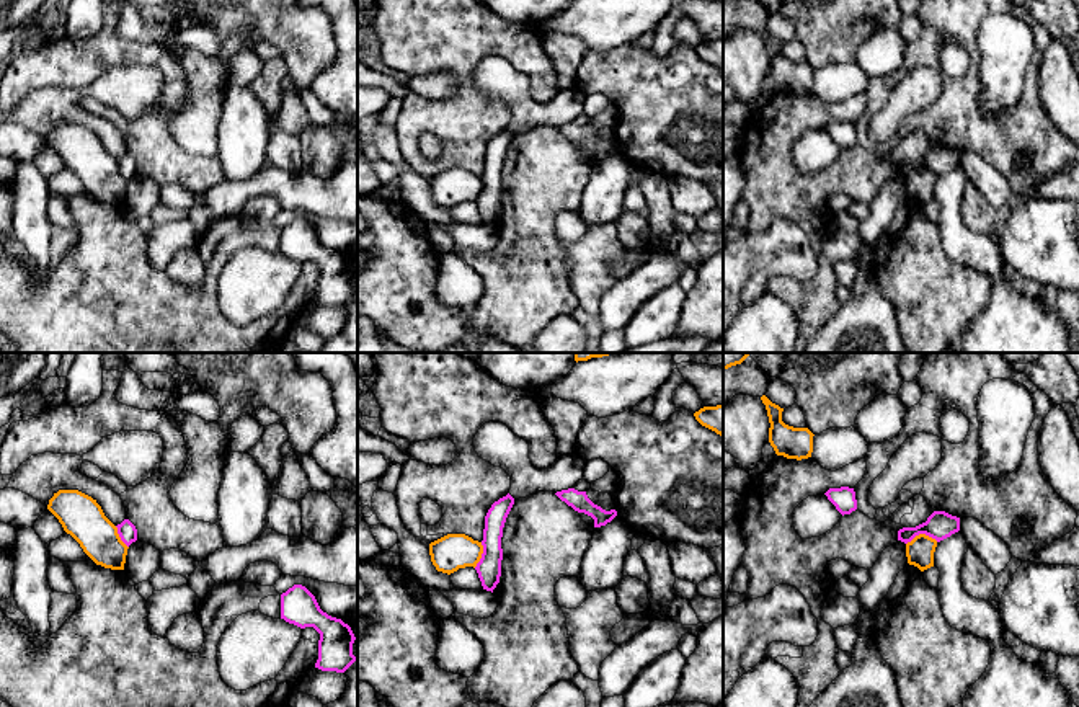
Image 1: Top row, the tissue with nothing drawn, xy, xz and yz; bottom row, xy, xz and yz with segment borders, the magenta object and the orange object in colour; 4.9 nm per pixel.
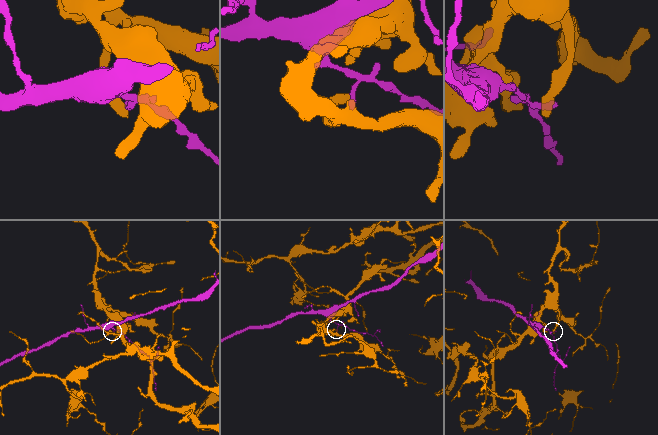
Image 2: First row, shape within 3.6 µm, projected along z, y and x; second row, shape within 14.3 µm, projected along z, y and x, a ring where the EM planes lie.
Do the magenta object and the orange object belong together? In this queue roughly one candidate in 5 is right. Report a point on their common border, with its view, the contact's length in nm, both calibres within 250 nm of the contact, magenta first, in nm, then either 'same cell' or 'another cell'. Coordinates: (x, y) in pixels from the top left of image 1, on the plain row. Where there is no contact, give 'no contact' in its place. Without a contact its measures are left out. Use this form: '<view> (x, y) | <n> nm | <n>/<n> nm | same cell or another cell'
yz (921, 167) | 160 nm | 140/140 nm | another cell

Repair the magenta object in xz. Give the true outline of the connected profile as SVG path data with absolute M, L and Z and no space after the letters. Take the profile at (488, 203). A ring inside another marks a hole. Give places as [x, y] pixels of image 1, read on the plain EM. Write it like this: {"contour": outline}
{"contour": "M508 127L491 139L485 150L485 163L483 163L483 188L475 204L482 216L483 224L491 225L500 217L501 211L501 171L506 152L514 139L514 132Z"}

